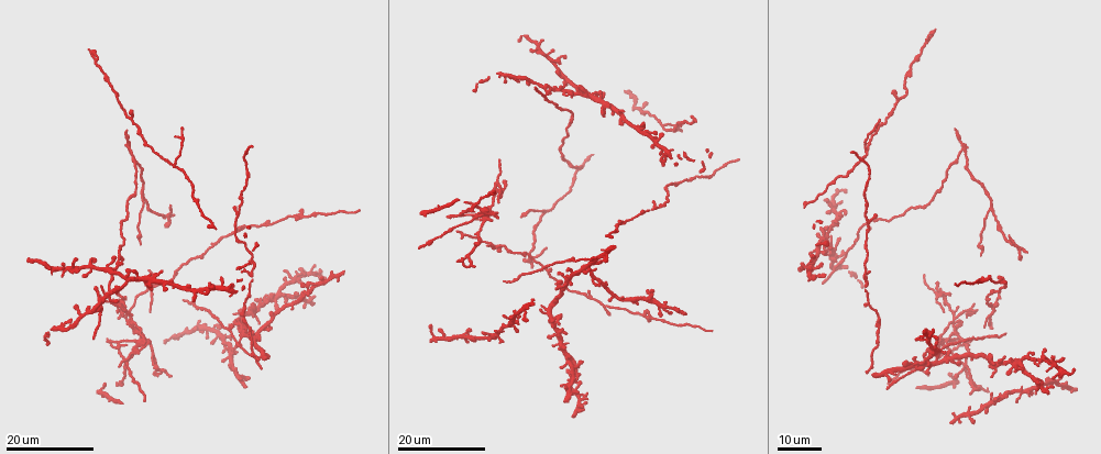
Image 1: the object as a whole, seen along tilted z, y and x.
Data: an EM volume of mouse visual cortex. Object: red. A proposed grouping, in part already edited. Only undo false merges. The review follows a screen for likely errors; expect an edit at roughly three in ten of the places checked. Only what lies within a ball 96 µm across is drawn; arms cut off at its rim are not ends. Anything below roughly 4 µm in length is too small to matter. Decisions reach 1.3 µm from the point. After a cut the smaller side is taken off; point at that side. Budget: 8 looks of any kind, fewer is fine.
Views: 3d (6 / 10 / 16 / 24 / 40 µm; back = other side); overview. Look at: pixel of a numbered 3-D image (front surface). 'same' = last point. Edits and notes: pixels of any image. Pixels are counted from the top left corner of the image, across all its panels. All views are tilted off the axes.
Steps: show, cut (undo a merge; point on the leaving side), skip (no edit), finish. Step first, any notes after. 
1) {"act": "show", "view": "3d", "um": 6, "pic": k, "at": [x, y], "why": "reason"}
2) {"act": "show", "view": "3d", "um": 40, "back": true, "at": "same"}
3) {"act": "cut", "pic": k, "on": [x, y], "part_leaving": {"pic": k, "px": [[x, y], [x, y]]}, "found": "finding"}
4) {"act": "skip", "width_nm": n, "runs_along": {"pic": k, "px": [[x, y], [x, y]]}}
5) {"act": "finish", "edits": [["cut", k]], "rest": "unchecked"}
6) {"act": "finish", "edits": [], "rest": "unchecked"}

{"act": "show", "view": "3d", "um": 24, "pic": 1, "at": [571, 272], "why": "four or more arms meet"}

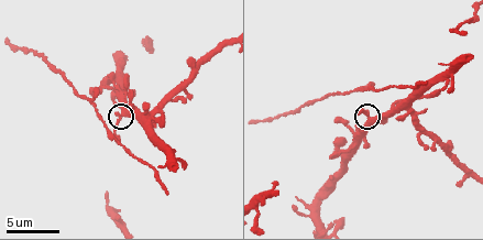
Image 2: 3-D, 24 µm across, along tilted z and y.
{"act": "show", "view": "3d", "um": 6, "pic": 2, "at": [123, 111]}

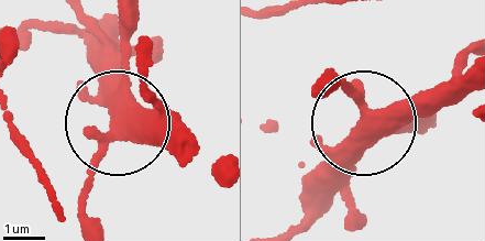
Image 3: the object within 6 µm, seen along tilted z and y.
{"act": "skip", "runs_along": {"pic": 3, "px": [[174, 160], [117, 124], [83, 208]]}, "found": "continuous, no second neuron"}

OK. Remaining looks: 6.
{"act": "show", "view": "3d", "um": 24, "pic": 1, "at": [477, 201], "why": "side arm on a straight run"}

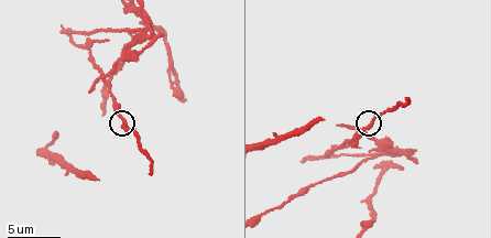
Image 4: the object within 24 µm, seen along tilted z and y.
{"act": "show", "view": "3d", "um": 6, "pic": 4, "at": [367, 125], "why": "closer look"}

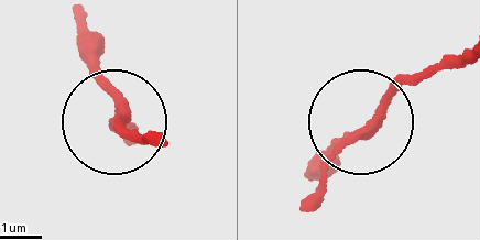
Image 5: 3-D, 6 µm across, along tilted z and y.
{"act": "skip", "width_nm": 210, "found": "continuous, no second neuron"}

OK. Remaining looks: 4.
{"act": "show", "view": "3d", "um": 24, "pic": 1, "at": [966, 147], "why": "three arms meet"}

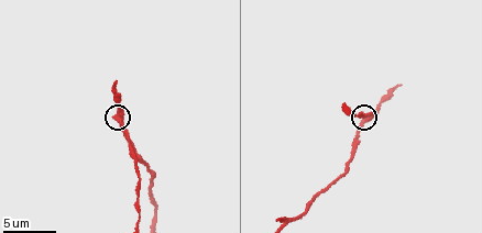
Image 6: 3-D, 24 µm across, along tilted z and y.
{"act": "show", "view": "3d", "um": 6, "pic": 6, "at": [119, 119]}

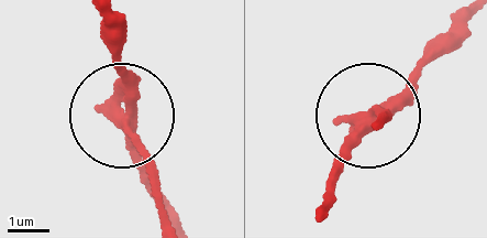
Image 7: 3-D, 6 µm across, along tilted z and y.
{"act": "show", "view": "3d", "um": 6, "back": true, "pic": 7, "at": [119, 115], "why": "from behind"}

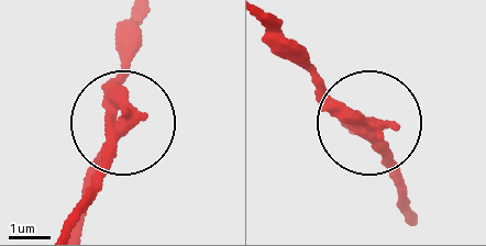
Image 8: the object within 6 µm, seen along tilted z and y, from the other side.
{"act": "cut", "pic": 8, "on": [322, 92], "part_leaving": {"pic": 8, "px": [[368, 127], [389, 148], [408, 207]]}, "found": "two neurons meet here"}

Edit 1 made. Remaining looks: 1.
{"act": "finish", "edits": [["cut", 8]], "rest": "unchecked"}

